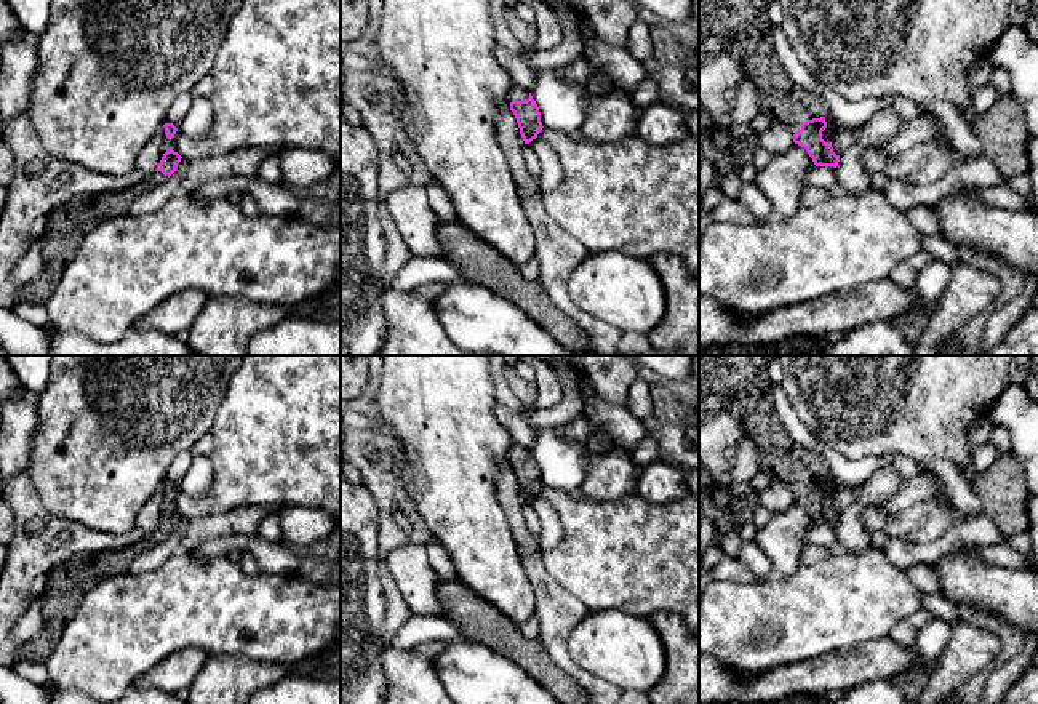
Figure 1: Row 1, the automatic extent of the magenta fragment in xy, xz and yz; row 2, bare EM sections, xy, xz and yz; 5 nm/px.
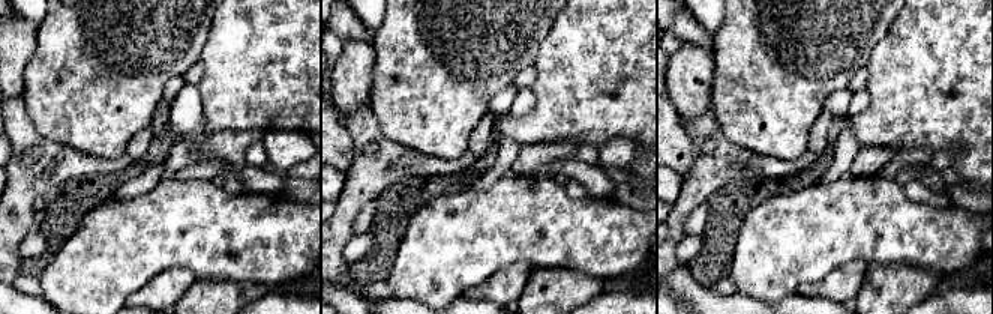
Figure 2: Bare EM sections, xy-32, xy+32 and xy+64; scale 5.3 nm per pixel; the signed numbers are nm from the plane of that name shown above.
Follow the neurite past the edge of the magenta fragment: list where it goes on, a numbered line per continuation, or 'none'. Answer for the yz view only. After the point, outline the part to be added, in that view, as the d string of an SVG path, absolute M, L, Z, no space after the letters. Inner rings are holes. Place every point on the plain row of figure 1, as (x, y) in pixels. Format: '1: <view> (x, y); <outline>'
1: yz (739, 384); M699 355L699 421L717 413L733 413L744 421L747 437L763 453L761 472L771 472L793 493L801 482L828 474L827 461L793 442L784 430L771 398L768 363L773 355Z

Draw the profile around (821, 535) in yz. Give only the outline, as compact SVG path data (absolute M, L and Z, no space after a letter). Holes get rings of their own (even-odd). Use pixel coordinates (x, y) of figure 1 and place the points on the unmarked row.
M816 525L808 530L804 534L804 544L822 546L832 552L841 550L838 544L838 530L833 525Z

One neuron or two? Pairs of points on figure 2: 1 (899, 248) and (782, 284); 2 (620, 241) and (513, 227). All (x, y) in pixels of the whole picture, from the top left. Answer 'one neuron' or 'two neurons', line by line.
1: one neuron
2: one neuron

